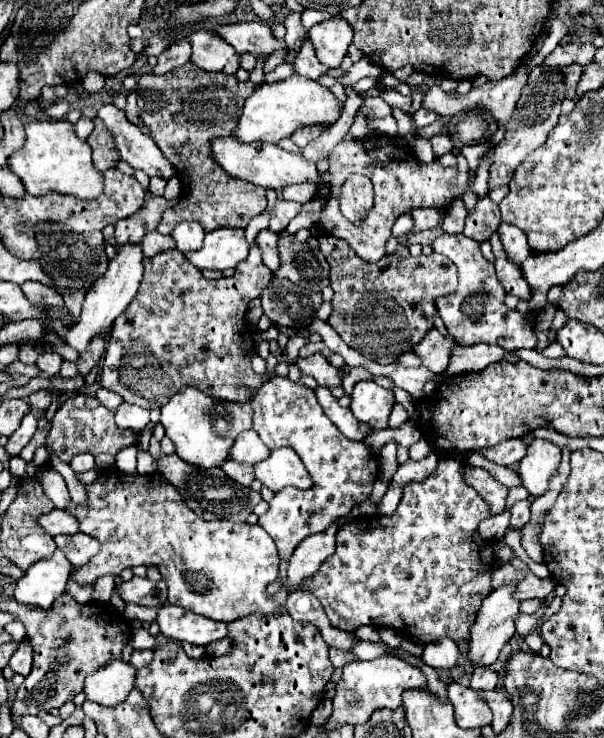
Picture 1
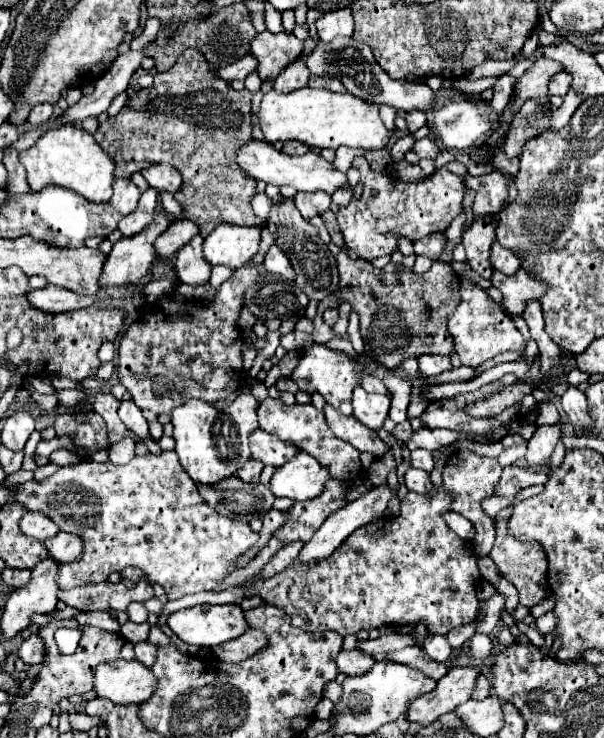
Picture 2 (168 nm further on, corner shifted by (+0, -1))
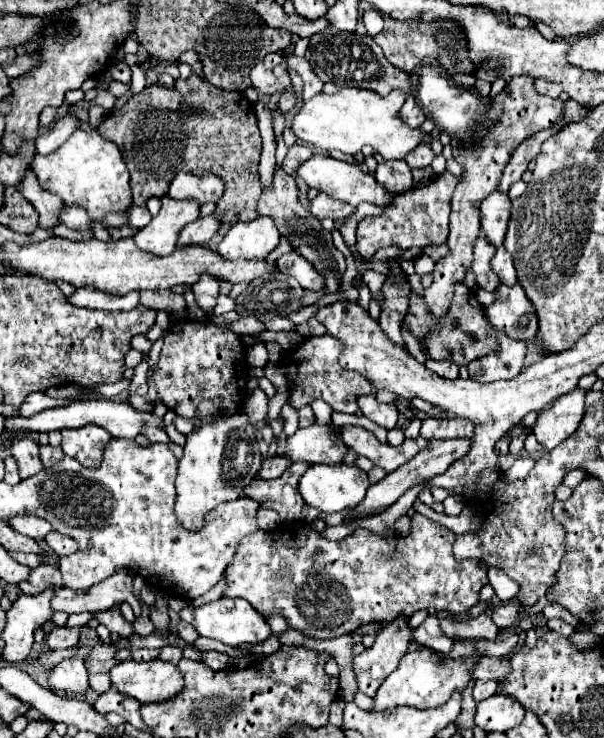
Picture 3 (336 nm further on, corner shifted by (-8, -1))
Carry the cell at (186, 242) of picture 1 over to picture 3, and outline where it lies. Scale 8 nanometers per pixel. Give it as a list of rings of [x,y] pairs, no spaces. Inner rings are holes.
[[[200,275],[200,279],[192,285],[192,291],[198,305],[210,313],[216,305],[216,297],[220,295],[220,279],[212,279],[212,275]]]

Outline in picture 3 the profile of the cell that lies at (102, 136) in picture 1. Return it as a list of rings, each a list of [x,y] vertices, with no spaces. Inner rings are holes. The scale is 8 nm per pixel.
[[[192,73],[188,79],[176,79],[174,89],[166,89],[162,85],[150,85],[142,93],[132,95],[122,109],[118,109],[104,119],[98,127],[98,133],[116,143],[124,155],[124,161],[130,171],[130,187],[132,201],[136,205],[146,205],[146,199],[152,195],[160,195],[160,191],[168,189],[168,183],[178,171],[204,175],[214,173],[224,183],[224,195],[216,201],[214,217],[220,219],[222,227],[232,227],[234,223],[250,223],[258,219],[256,203],[262,195],[262,187],[258,181],[258,161],[262,151],[262,137],[256,125],[254,105],[246,99],[242,91],[226,91],[214,87],[208,79]]]

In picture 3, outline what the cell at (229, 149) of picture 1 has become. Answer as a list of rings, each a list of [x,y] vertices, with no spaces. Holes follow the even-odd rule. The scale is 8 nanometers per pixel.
[[[314,153],[308,161],[304,161],[298,169],[296,169],[296,177],[300,177],[308,187],[314,187],[326,195],[330,195],[332,199],[338,199],[338,201],[344,201],[344,203],[350,203],[350,205],[358,205],[362,201],[368,201],[368,203],[374,203],[374,205],[390,205],[392,203],[392,195],[384,191],[384,187],[380,187],[374,179],[372,173],[362,173],[356,165],[350,165],[350,163],[344,163],[344,161],[338,161],[330,155],[324,155],[324,153]]]

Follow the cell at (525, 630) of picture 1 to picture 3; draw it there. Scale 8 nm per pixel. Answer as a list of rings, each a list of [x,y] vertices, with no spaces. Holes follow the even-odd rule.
[[[490,567],[488,569],[488,579],[490,579],[490,585],[494,587],[496,595],[502,599],[502,601],[508,601],[512,599],[514,595],[518,595],[520,587],[514,579],[510,579],[504,571],[498,571],[498,567]]]

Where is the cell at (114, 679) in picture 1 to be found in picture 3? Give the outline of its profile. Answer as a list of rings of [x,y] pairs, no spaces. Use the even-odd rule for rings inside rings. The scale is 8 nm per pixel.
[[[160,659],[118,663],[110,671],[110,679],[122,695],[136,697],[140,703],[166,701],[184,687],[178,667]]]

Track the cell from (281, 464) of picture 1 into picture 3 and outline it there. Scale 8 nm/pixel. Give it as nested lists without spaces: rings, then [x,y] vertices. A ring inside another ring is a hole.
[[[314,463],[300,477],[298,491],[300,491],[302,499],[308,505],[312,505],[312,507],[316,507],[316,509],[320,509],[324,513],[334,513],[334,511],[356,507],[364,499],[368,487],[370,487],[368,475],[362,469],[358,469],[358,467],[348,467],[344,463],[340,463],[340,465]]]

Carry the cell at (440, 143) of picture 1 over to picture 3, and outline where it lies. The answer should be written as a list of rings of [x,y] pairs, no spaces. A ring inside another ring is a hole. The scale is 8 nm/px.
[[[422,143],[422,145],[416,147],[414,151],[410,151],[404,159],[406,159],[406,163],[408,163],[412,169],[414,169],[414,167],[428,167],[428,165],[432,163],[432,159],[434,159],[434,153],[432,153],[430,145]]]

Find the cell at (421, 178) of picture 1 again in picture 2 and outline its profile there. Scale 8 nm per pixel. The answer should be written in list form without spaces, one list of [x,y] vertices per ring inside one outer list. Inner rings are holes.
[[[356,157],[352,165],[362,175],[364,193],[358,201],[350,201],[348,207],[338,211],[338,225],[346,245],[354,249],[360,259],[372,261],[398,251],[398,239],[402,237],[414,243],[426,235],[444,233],[450,221],[462,211],[464,179],[450,173],[446,167],[438,167],[434,175],[424,181],[398,183],[394,177],[378,177],[364,157]]]

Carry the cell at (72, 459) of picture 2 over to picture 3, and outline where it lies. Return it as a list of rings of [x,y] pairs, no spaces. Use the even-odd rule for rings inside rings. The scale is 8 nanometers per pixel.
[[[52,445],[40,447],[40,459],[42,459],[44,467],[52,467],[52,465],[56,465],[62,457],[64,457],[64,451],[62,451],[60,447],[52,447]]]

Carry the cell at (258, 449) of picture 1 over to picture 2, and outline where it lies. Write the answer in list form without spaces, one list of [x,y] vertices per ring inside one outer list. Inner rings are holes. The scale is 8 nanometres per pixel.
[[[262,429],[252,431],[250,451],[252,459],[260,459],[264,465],[274,465],[274,467],[284,465],[286,461],[294,459],[300,453],[300,449],[294,443],[284,443],[280,437],[270,435]]]

